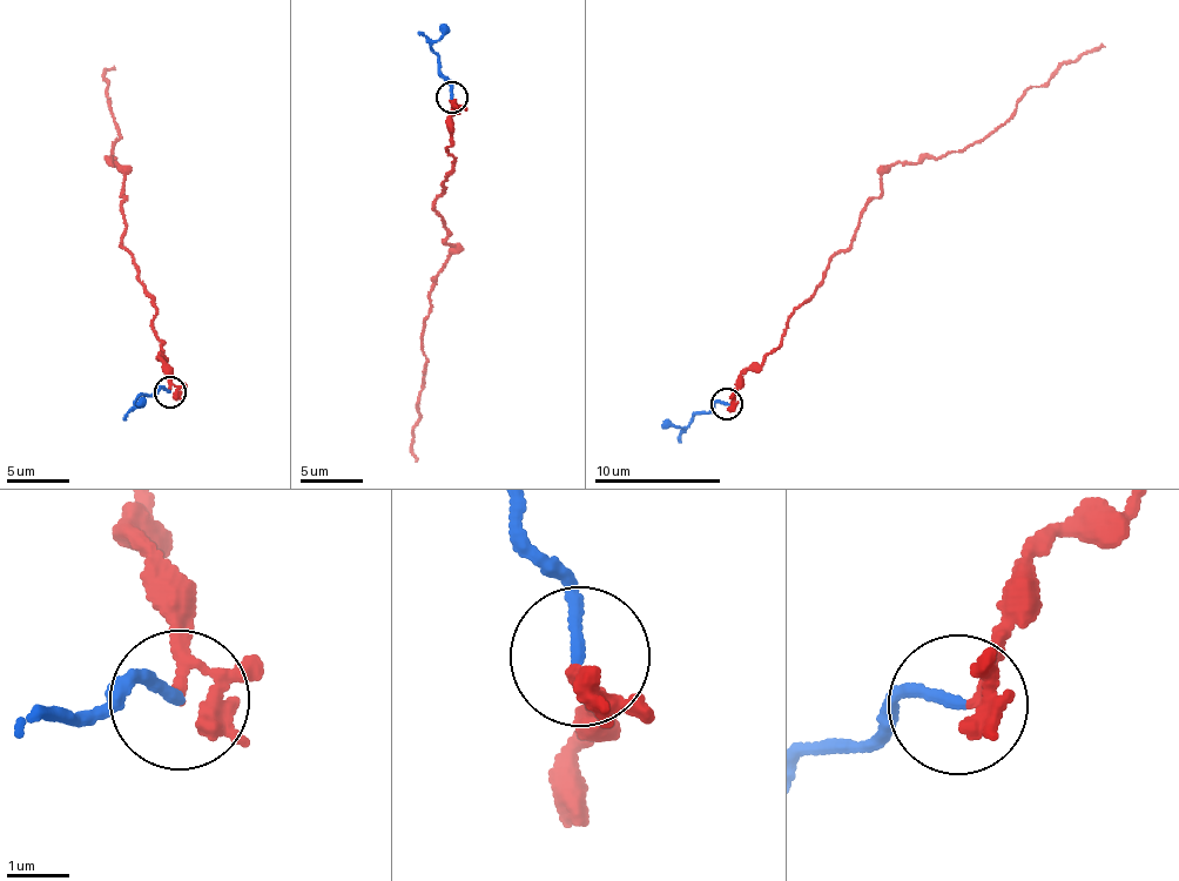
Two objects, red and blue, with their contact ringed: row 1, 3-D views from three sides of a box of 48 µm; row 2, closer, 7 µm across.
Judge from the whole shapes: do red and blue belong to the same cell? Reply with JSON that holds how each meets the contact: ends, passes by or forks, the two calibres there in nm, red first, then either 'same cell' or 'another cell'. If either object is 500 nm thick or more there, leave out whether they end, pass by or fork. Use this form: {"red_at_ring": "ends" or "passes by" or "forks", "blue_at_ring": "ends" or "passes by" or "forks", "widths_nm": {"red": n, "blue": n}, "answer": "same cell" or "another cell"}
{"red_at_ring": "passes by", "blue_at_ring": "ends", "widths_nm": {"red": 120, "blue": 170}, "answer": "same cell"}

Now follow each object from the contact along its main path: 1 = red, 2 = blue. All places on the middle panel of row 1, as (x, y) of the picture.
1: (452, 98), (446, 150), (455, 159), (435, 206), (453, 246), (432, 286), (422, 338), (417, 461)
2: (452, 98), (451, 79), (438, 69), (438, 56), (431, 46), (442, 37), (445, 24)

